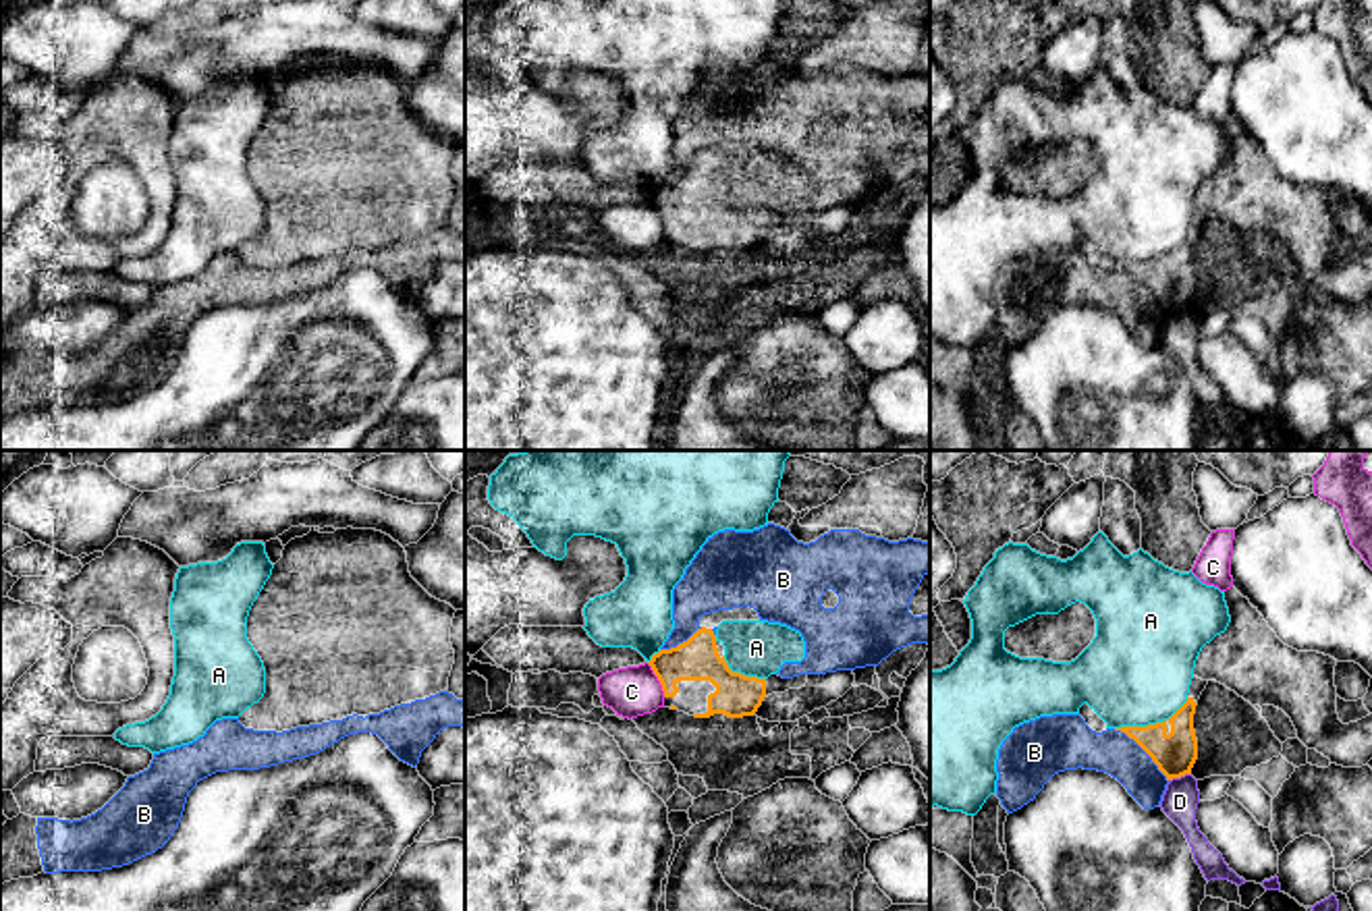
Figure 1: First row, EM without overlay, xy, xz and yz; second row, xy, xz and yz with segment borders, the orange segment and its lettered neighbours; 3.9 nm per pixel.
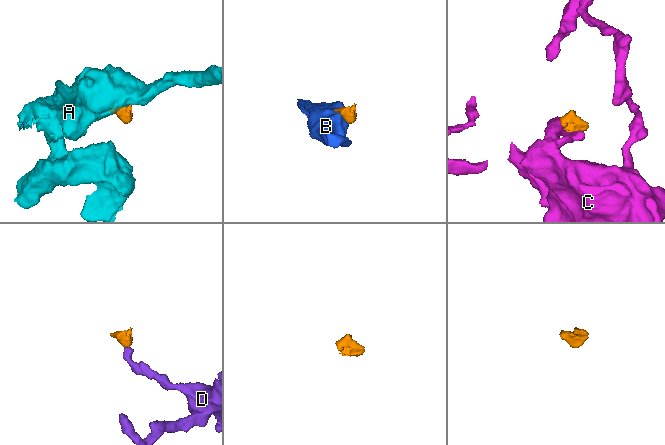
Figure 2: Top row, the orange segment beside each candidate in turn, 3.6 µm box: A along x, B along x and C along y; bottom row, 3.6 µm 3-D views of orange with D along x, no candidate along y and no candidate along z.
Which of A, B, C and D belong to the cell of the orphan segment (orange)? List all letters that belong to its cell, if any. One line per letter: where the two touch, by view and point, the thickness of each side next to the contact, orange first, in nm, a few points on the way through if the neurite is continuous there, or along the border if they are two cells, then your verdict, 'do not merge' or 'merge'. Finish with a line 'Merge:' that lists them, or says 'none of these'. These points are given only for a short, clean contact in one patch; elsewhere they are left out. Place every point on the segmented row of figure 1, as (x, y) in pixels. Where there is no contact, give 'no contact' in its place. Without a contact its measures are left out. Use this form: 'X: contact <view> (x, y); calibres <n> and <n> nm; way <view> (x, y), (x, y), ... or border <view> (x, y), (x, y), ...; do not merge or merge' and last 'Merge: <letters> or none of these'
A: contact yz (1150, 725); calibres 160 and 420 nm; border yz (1188, 698), (1163, 721), (1115, 729); do not merge
B: contact yz (1144, 750); calibres 160 and 170 nm; do not merge
C: contact xz (659, 679); calibres 170 and 200 nm; border xz (646, 663), (665, 696); do not merge
D: contact yz (1180, 777); calibres 160 and 140 nm; border yz (1190, 773), (1169, 781); do not merge
Merge: none of these

